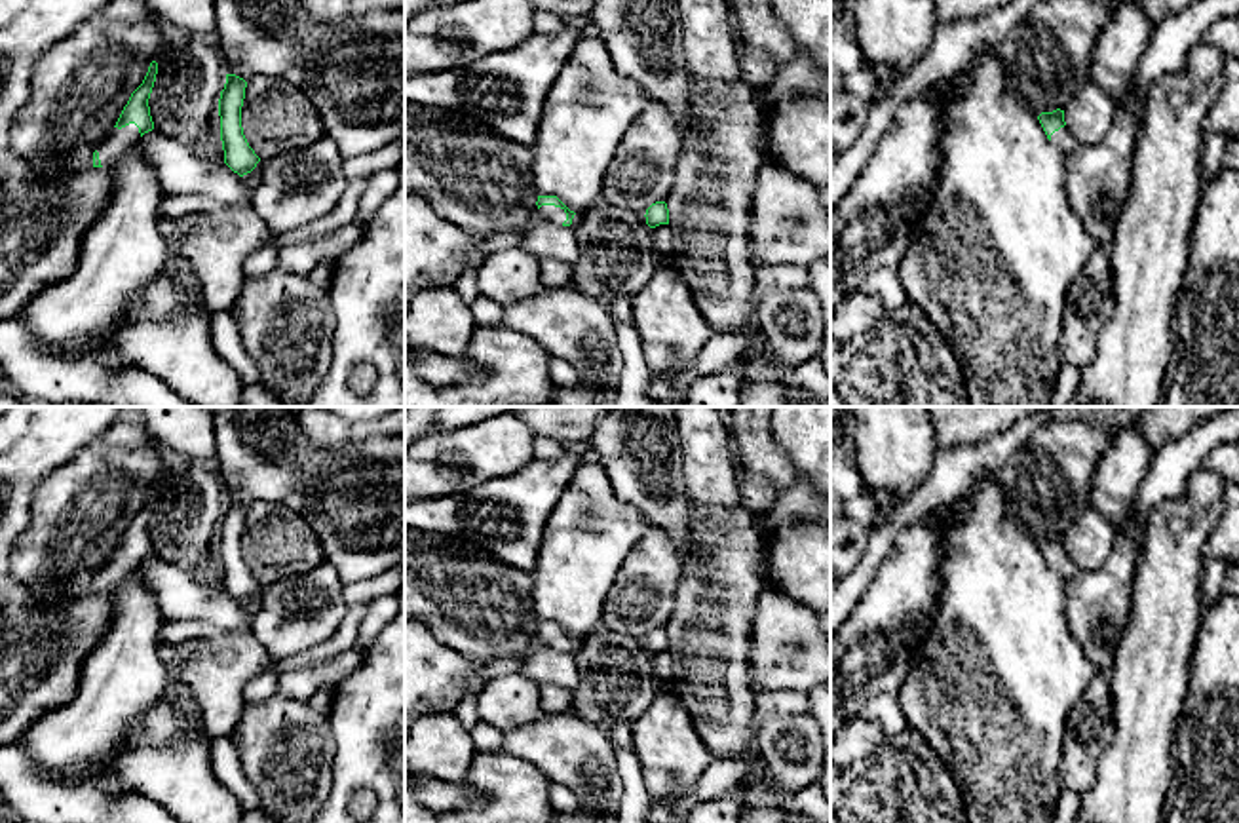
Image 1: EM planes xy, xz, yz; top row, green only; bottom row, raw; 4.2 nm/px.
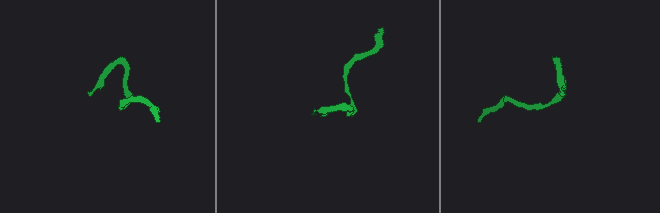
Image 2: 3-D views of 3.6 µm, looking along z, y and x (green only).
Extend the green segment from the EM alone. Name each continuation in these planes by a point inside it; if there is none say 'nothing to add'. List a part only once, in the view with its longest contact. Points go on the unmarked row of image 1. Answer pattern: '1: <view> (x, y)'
1: xz (552, 639)

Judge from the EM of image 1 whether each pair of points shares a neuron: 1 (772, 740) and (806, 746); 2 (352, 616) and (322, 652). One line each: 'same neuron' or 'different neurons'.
1: same neuron
2: same neuron

